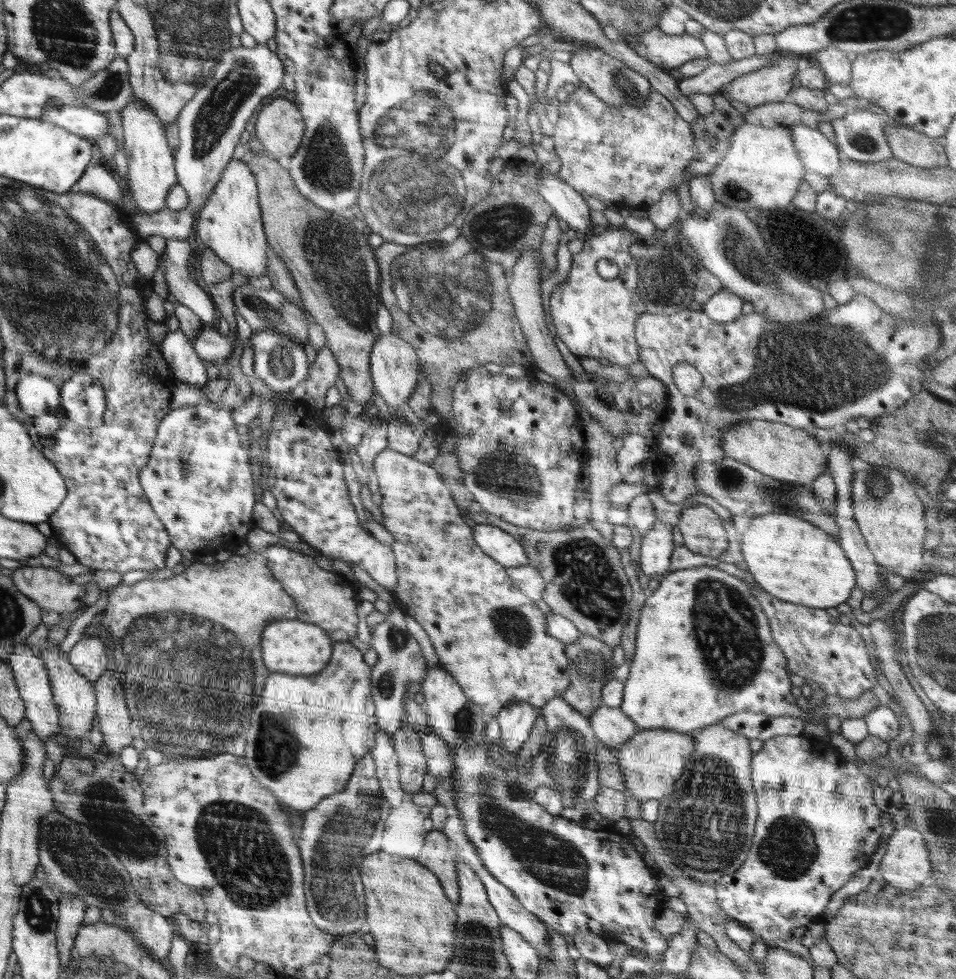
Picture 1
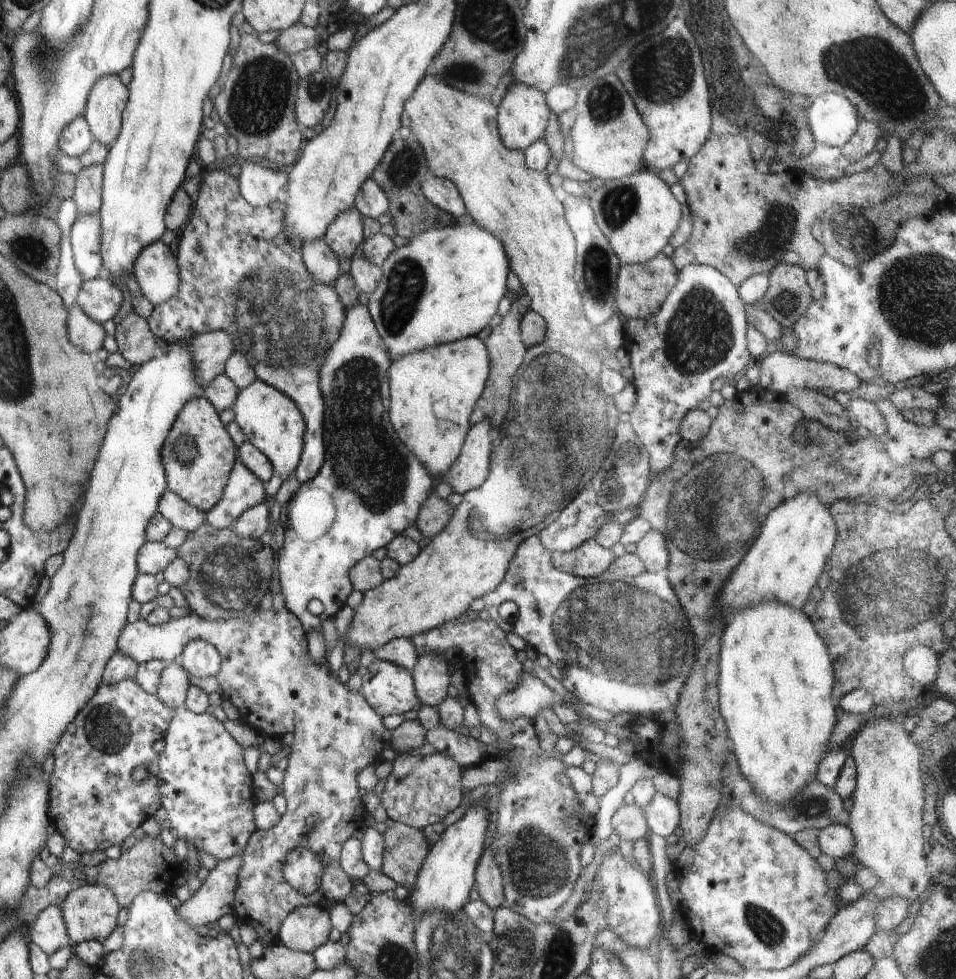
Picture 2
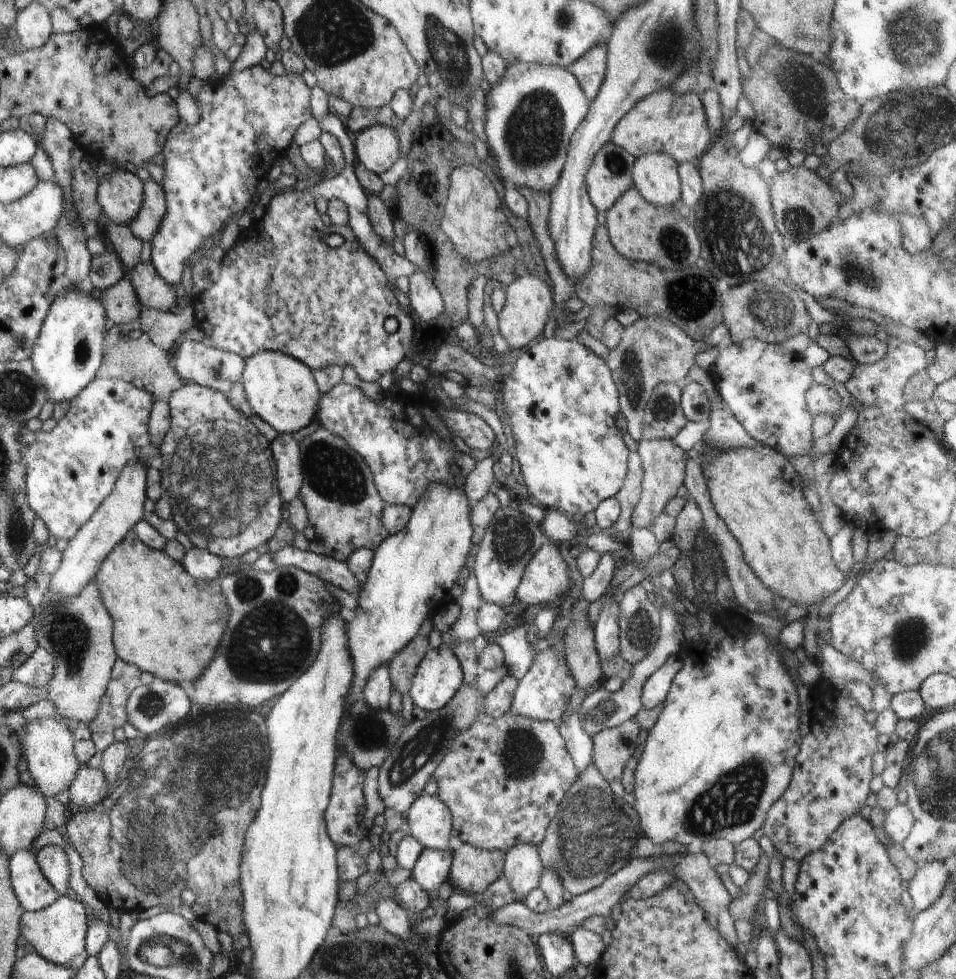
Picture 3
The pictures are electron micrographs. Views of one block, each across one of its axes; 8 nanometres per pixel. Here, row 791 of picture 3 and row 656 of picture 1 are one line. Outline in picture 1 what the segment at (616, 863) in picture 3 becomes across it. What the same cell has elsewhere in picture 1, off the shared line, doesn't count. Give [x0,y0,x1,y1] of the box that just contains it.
[561,634,616,719]

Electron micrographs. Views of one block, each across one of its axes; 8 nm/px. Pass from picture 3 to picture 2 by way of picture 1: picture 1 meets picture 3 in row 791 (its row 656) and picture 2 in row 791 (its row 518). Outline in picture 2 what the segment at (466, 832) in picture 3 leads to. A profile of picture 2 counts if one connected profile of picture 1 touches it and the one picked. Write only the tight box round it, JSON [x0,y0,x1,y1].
[379,751,465,831]

